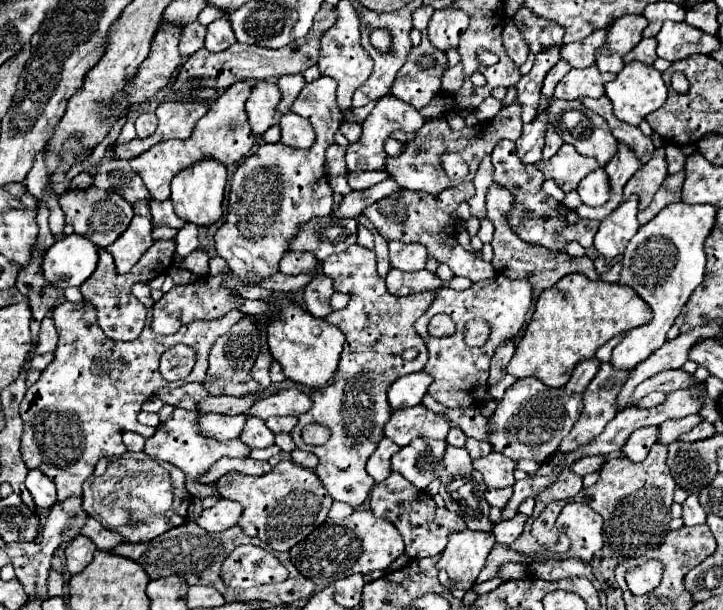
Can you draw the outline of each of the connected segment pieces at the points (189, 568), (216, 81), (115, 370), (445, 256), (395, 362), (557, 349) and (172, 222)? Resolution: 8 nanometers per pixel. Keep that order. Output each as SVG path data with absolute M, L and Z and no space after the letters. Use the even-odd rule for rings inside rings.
M186 522L178 528L168 530L166 534L158 536L156 540L138 542L138 544L124 542L124 544L116 546L112 552L126 556L130 560L136 560L148 572L150 578L182 574L190 586L192 584L204 584L204 586L212 586L220 594L224 594L224 582L220 578L220 566L234 548L241 544L248 544L248 542L260 542L260 540L248 538L240 530L240 526L228 528L223 532L208 532L208 530L200 528L196 522Z
M324 2L320 12L314 18L314 24L312 24L310 32L304 38L294 40L292 44L288 44L284 48L274 50L274 48L260 48L260 46L252 46L252 44L240 44L240 42L236 42L228 50L216 52L216 54L202 48L184 62L180 74L174 82L174 98L182 100L182 102L188 102L188 100L192 100L190 92L194 88L210 86L210 88L216 88L216 90L226 90L234 82L240 82L240 80L266 80L266 78L284 76L284 74L300 74L300 72L304 72L306 68L310 68L318 62L320 36L324 32L328 32L328 28L332 28L332 24L336 24L336 20L338 20L336 8Z
M136 284L132 288L134 296L146 304L148 316L142 336L132 342L116 342L104 336L96 320L96 310L86 300L82 302L62 302L54 308L52 318L60 334L56 358L42 372L36 384L32 384L20 404L20 416L24 422L22 432L22 460L28 470L40 470L58 488L58 500L66 500L76 494L82 496L82 484L92 474L96 462L104 456L122 456L126 446L122 444L122 432L130 430L142 434L144 438L154 436L156 428L142 426L138 422L138 412L142 404L154 396L160 388L178 388L188 382L202 382L208 368L208 350L218 336L226 334L240 318L242 312L232 310L224 318L208 322L192 322L182 326L172 336L156 336L150 328L152 306L148 284ZM176 344L186 344L196 352L196 364L180 382L168 382L158 370L160 356Z
M462 182L436 196L426 194L426 192L408 192L406 188L400 188L400 192L386 196L386 198L374 202L372 206L364 208L362 214L376 226L376 230L386 240L420 242L422 236L426 234L426 248L428 248L430 256L438 258L438 262L448 264L456 276L466 276L472 282L480 282L480 280L496 276L492 264L482 262L482 258L476 258L474 254L462 250L462 246L456 242L458 222L460 222L456 210L458 210L460 202L466 202L472 196L474 196L474 188L470 182Z
M352 244L352 248L340 254L328 256L322 262L322 274L334 278L336 292L350 294L346 308L330 312L324 318L340 328L340 332L346 336L346 344L334 382L312 392L312 408L300 416L298 426L292 430L292 438L300 450L310 450L318 456L318 466L314 472L330 496L358 508L374 486L374 480L368 476L364 466L378 442L384 438L384 424L392 414L386 390L394 380L404 374L420 372L428 362L428 348L416 334L414 322L430 308L436 292L418 292L416 296L406 298L392 296L384 286L384 278L380 278L376 272L374 252L360 248L358 244ZM406 348L416 348L420 352L418 362L402 360L402 352ZM312 422L324 424L330 430L330 440L320 448L306 448L306 442L302 440L302 428Z
M568 274L562 280L558 280L558 284L554 284L552 288L544 290L538 296L534 316L532 316L524 336L518 342L514 358L508 364L508 374L512 374L518 380L534 376L550 388L564 388L566 382L572 376L572 370L582 360L592 358L596 354L596 350L600 346L604 346L610 338L622 334L626 330L644 326L650 320L652 320L652 310L632 288L620 286L620 284L608 284L608 282L602 282L602 280L594 282L594 280L588 280L584 274Z
M152 200L150 202L150 210L152 210L152 224L154 226L168 226L168 228L184 228L184 220L180 220L176 214L174 214L174 206L170 200L164 200L164 202L158 202L158 200Z

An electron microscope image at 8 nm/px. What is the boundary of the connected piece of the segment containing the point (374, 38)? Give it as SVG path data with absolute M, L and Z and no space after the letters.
M376 28L370 36L371 43L379 51L383 53L389 52L389 47L391 47L391 36L389 32L384 28Z

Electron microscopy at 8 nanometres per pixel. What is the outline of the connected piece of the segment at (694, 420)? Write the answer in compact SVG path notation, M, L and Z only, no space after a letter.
M692 414L692 416L686 416L686 418L680 418L680 420L668 420L660 426L660 438L658 442L660 444L670 444L674 440L678 440L676 436L692 430L694 426L698 426L702 422L702 416L698 414Z

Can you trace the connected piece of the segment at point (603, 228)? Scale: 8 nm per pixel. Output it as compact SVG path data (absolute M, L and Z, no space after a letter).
M632 196L628 202L622 202L606 220L600 222L600 230L594 238L594 248L604 256L606 262L612 262L620 256L630 242L630 238L638 232L640 224L636 220L638 200Z

